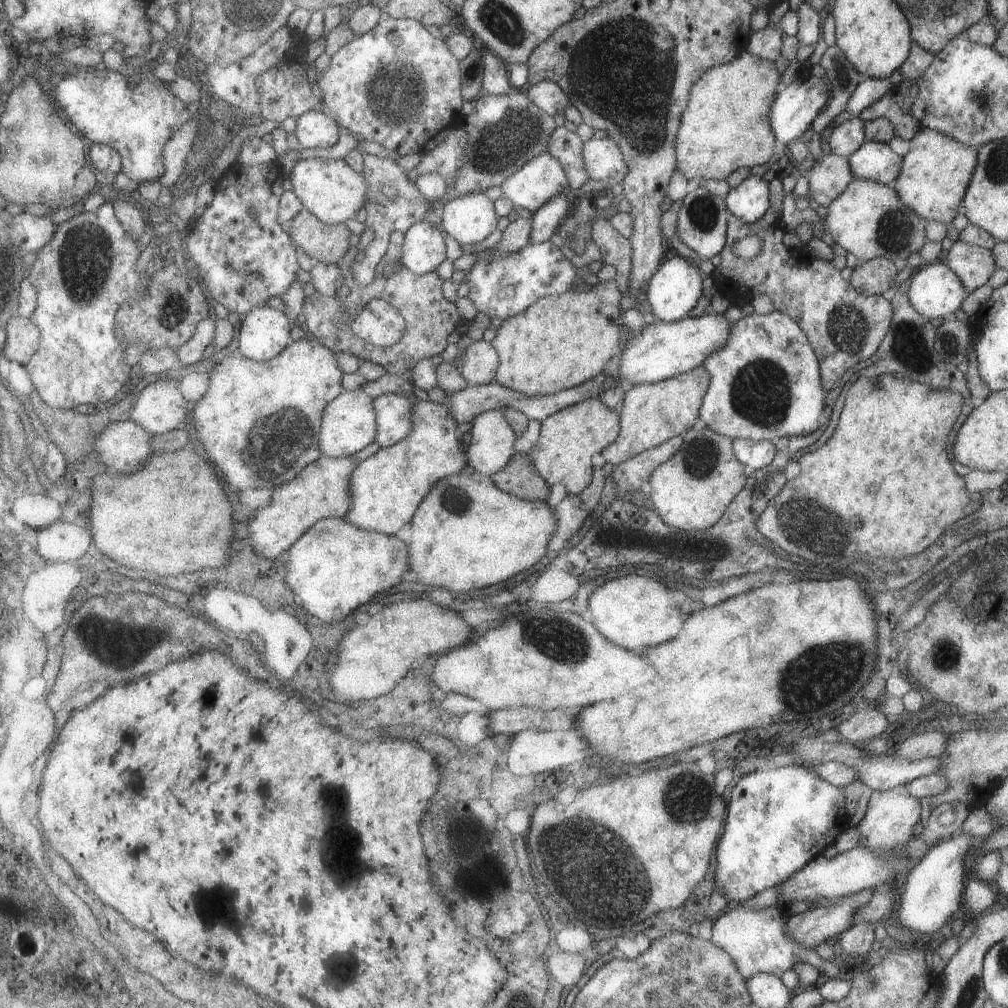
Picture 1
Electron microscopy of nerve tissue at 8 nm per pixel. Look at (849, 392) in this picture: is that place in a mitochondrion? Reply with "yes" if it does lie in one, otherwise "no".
no

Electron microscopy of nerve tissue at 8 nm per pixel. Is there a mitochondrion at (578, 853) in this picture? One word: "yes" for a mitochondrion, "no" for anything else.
yes

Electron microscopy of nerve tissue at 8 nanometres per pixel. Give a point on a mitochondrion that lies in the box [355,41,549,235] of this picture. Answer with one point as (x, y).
(399, 92)

